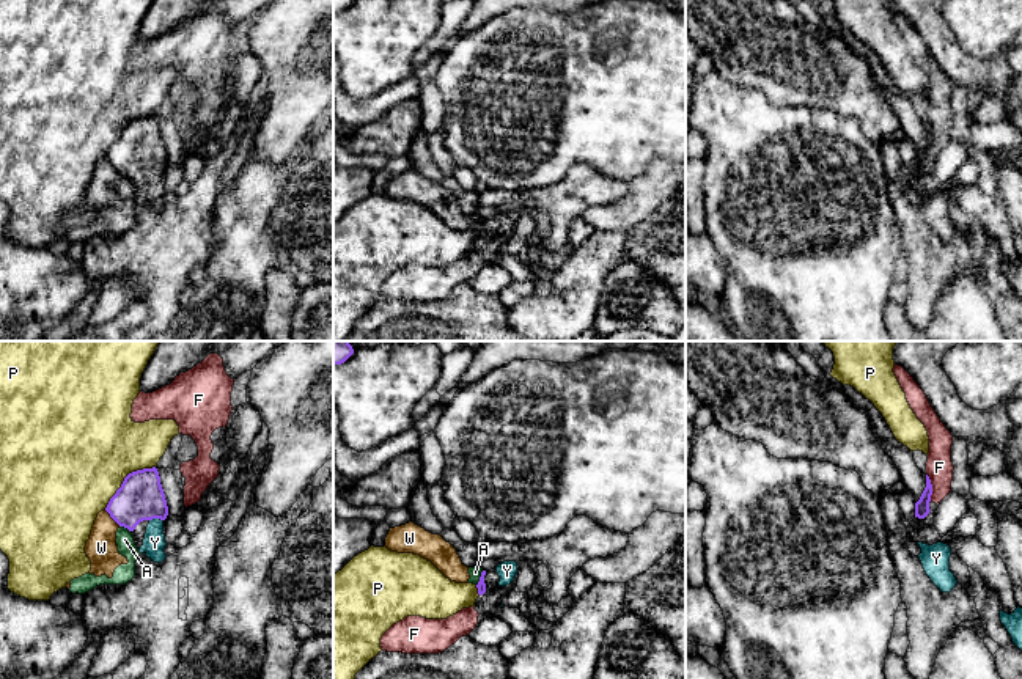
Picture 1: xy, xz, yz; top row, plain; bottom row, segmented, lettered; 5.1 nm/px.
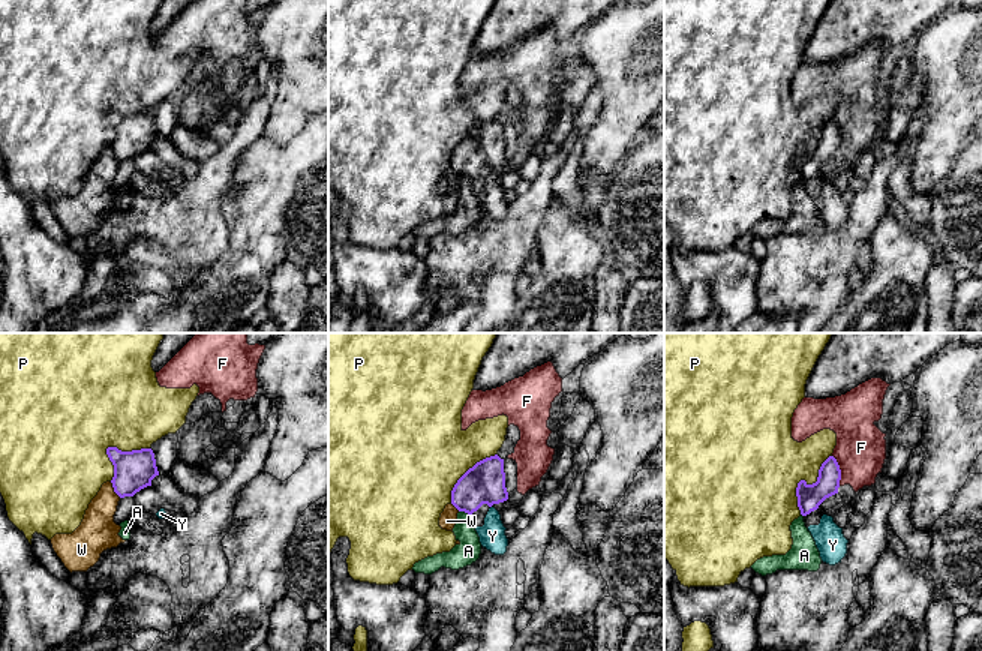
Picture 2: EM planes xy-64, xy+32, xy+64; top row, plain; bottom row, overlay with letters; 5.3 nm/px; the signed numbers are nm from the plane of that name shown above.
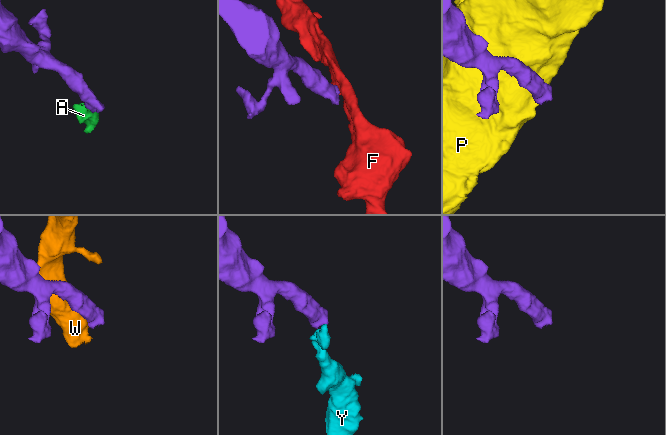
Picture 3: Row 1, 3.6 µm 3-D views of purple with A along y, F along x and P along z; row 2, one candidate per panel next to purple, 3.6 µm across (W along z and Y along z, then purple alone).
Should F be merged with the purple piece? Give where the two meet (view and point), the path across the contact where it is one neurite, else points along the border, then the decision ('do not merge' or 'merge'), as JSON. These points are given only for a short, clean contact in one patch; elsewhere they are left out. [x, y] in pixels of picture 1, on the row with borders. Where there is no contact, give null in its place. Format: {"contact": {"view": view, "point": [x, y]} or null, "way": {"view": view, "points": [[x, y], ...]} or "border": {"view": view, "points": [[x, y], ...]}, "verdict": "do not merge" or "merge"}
{"contact": {"view": "yz", "point": [931, 488]}, "border": {"view": "yz", "points": [[926, 473], [931, 483], [931, 500]]}, "verdict": "do not merge"}

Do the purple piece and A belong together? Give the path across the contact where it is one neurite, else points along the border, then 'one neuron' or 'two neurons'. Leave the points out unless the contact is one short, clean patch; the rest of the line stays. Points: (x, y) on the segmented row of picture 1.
border xz (483, 571), (477, 585); two neurons

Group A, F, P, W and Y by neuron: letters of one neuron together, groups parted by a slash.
A W / F / P / Y

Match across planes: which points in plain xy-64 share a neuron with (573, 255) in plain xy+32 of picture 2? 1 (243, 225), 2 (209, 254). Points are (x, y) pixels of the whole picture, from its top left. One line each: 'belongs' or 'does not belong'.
1: belongs
2: does not belong

